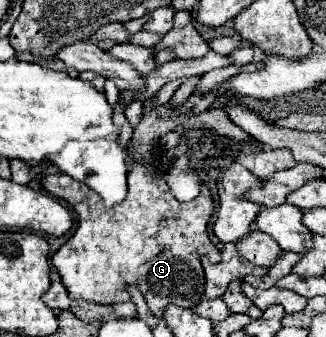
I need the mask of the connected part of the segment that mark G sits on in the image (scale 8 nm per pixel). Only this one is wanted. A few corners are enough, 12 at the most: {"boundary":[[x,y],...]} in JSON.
{"boundary":[[156,158],[106,208],[68,174],[42,188],[76,232],[52,256],[70,298],[156,316],[202,300],[214,202],[178,202]]}

